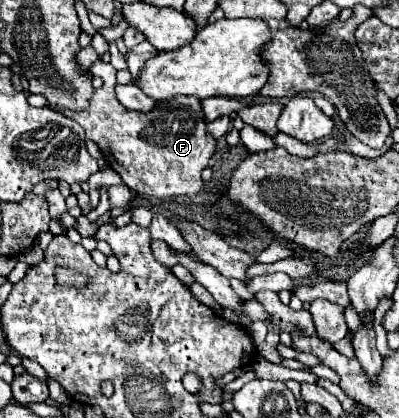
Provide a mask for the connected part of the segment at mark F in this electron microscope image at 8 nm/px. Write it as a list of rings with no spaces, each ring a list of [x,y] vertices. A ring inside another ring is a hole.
[[[96,34],[92,48],[98,52],[98,60],[92,64],[90,72],[104,80],[104,86],[94,90],[90,106],[84,108],[84,112],[62,110],[62,114],[70,116],[86,130],[86,138],[100,146],[112,170],[116,170],[140,196],[172,198],[200,192],[204,186],[200,172],[208,166],[210,156],[216,152],[216,138],[206,130],[200,100],[196,100],[196,96],[172,96],[172,100],[156,102],[152,112],[126,110],[118,104],[114,94],[117,71],[112,64],[104,64],[101,59],[102,54],[108,52],[108,42]]]

